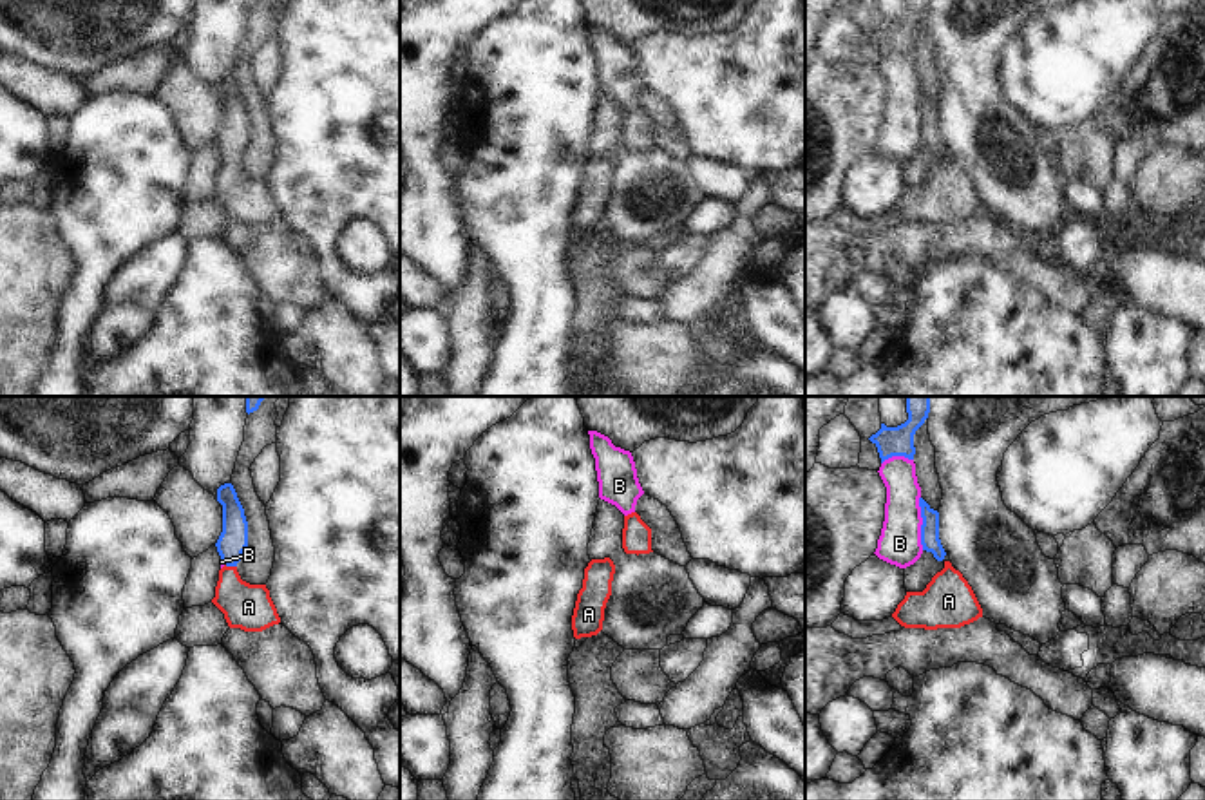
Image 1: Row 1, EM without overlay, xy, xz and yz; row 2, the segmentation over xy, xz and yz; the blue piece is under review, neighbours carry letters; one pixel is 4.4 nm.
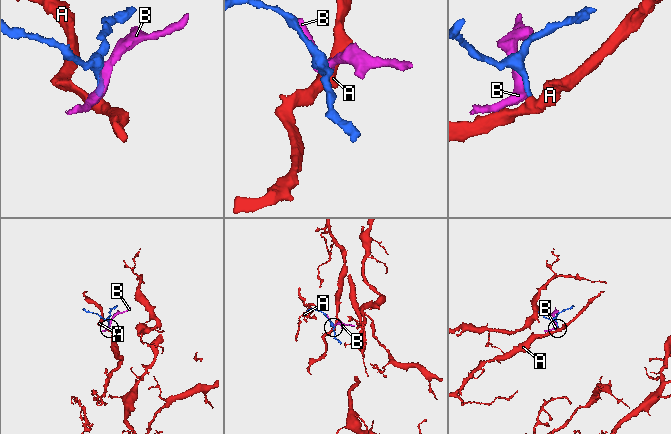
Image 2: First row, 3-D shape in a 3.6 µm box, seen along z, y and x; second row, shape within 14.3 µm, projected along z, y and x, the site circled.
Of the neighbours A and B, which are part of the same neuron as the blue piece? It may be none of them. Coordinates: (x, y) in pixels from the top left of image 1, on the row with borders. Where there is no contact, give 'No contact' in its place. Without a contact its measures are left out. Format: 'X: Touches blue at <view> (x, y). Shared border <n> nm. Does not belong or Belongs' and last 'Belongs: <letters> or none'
A: Touches blue at xy (230, 565). Shared border 60 nm. Belongs
B: Touches blue at yz (923, 523). Shared border 240 nm. Does not belong
Belongs: A

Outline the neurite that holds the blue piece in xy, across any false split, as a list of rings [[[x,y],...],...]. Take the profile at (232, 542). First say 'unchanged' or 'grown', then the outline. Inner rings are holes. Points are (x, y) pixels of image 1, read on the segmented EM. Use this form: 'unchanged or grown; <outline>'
grown; [[[232,483],[217,489],[223,505],[223,532],[215,543],[224,567],[219,570],[212,603],[224,614],[230,628],[262,632],[280,623],[266,585],[250,585],[241,579],[237,563],[248,547],[248,521]]]

